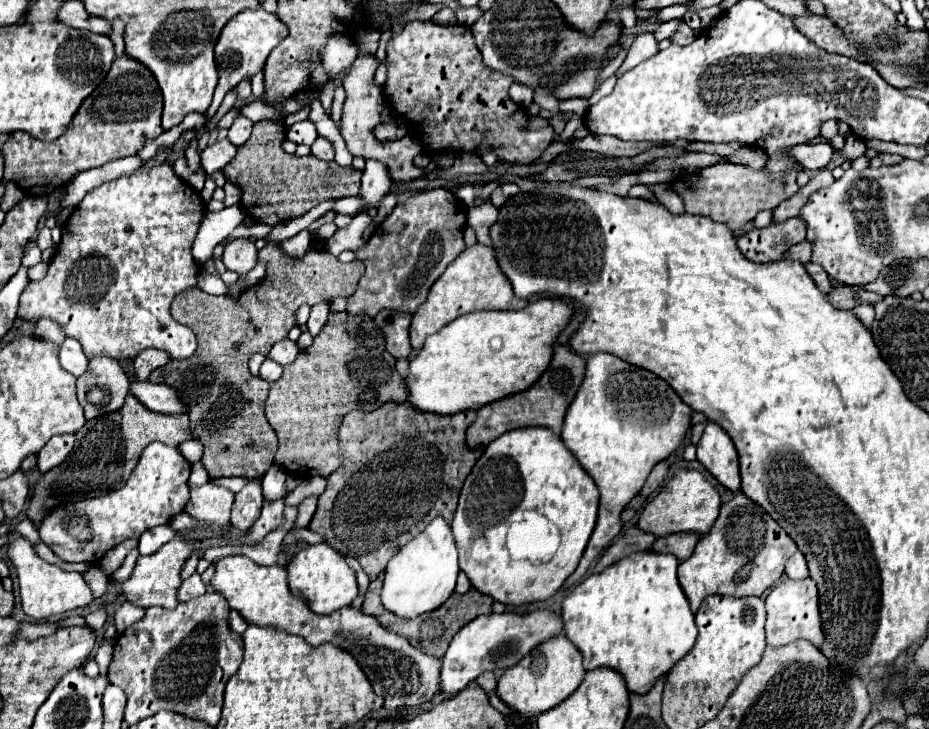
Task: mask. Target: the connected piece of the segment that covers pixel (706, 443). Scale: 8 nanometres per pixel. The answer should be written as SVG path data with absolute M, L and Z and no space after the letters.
M714 422L706 424L706 430L698 444L698 460L722 486L732 492L740 490L736 448L730 436Z

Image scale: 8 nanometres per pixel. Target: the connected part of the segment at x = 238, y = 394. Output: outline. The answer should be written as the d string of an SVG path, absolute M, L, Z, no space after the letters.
M268 242L258 258L260 262L268 262L266 280L244 290L240 300L210 296L200 288L176 296L172 316L196 334L198 348L188 360L170 360L150 374L150 382L172 386L190 406L190 428L194 438L204 444L202 462L212 478L262 478L274 464L278 438L264 416L264 400L270 384L250 374L250 356L256 352L268 354L276 342L284 340L288 330L298 324L296 310L302 304L314 306L324 300L332 302L338 296L348 298L364 274L360 260L342 264L336 256L320 248L310 248L302 260L292 260L278 244Z

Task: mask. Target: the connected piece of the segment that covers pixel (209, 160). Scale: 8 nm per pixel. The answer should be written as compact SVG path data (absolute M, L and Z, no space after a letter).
M218 140L216 144L210 144L202 150L200 158L202 158L202 168L206 170L206 174L214 172L214 170L222 170L232 156L236 154L236 146L230 144L228 140Z

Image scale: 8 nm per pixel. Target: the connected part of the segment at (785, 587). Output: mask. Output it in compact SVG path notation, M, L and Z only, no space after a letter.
M812 578L804 580L784 580L782 584L774 586L772 592L766 598L766 642L768 646L786 646L794 640L808 640L814 646L824 644L824 630L822 630L822 618L818 610L818 588Z

